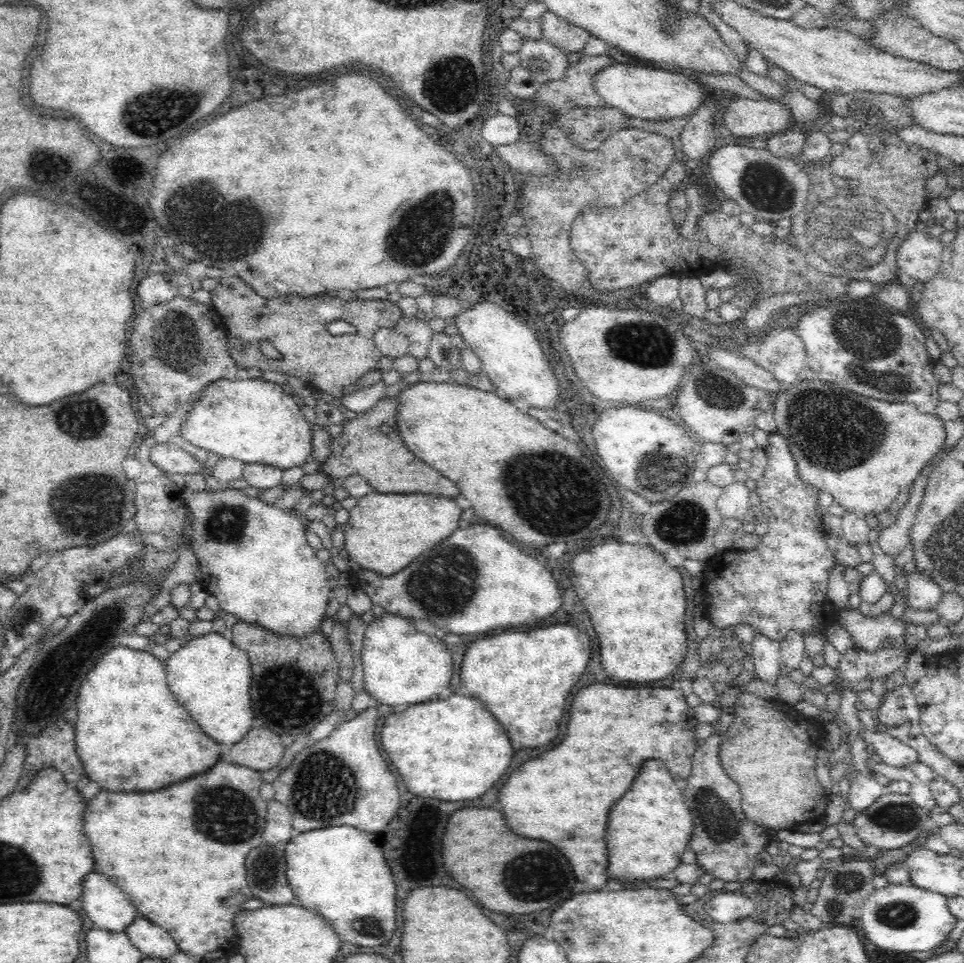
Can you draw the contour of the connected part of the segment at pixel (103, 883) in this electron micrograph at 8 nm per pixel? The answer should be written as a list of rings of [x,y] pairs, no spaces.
[[[92,872],[82,884],[83,908],[93,926],[108,932],[125,932],[138,912],[130,900],[102,874]]]

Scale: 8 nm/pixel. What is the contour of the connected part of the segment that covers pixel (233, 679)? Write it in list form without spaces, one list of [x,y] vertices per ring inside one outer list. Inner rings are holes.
[[[212,631],[210,634],[197,636],[179,647],[164,662],[167,685],[175,699],[186,712],[202,726],[202,730],[219,744],[236,744],[244,738],[246,732],[253,728],[254,712],[250,705],[250,680],[252,667],[246,651],[236,647],[232,640]]]

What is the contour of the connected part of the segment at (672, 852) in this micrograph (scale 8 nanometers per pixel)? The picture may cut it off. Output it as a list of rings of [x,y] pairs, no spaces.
[[[648,760],[642,766],[630,790],[610,810],[610,822],[608,822],[608,834],[606,834],[608,881],[617,880],[625,882],[626,885],[634,885],[634,882],[648,882],[648,880],[660,880],[670,876],[674,868],[679,865],[682,852],[691,841],[693,830],[693,817],[686,804],[682,784],[672,777],[662,760]]]

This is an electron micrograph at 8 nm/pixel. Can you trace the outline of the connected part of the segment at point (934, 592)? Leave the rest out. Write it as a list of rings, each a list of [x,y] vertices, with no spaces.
[[[916,570],[908,574],[907,585],[907,606],[918,610],[936,609],[944,593],[930,575],[918,573]]]

